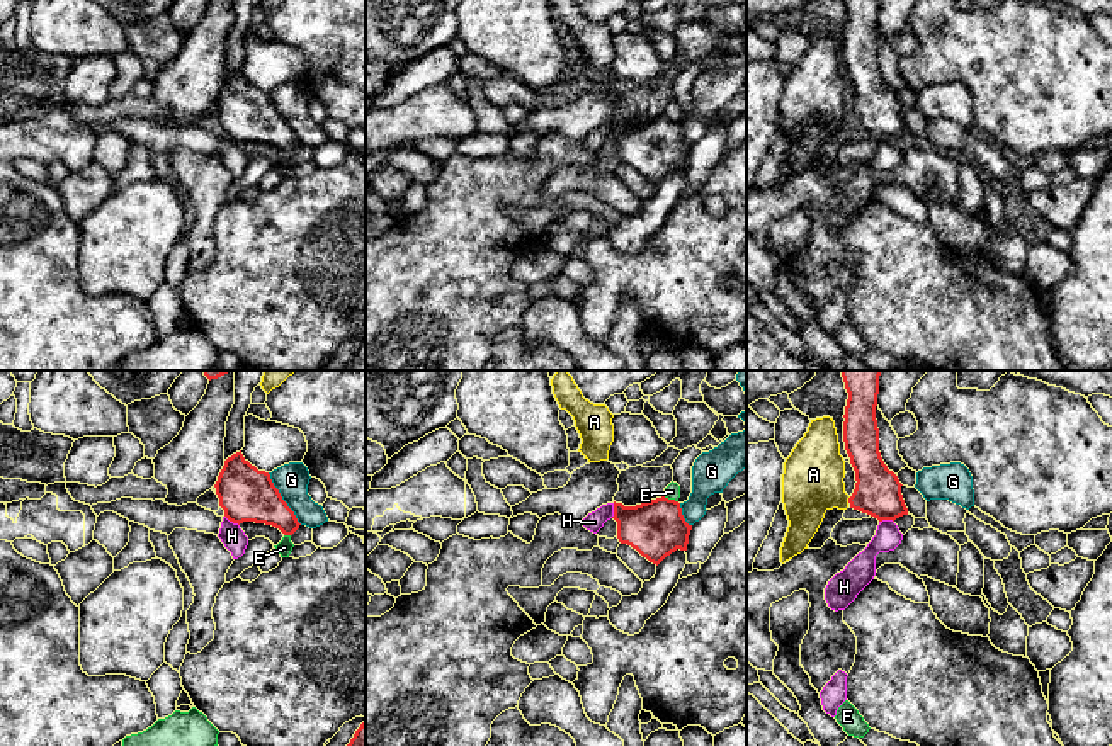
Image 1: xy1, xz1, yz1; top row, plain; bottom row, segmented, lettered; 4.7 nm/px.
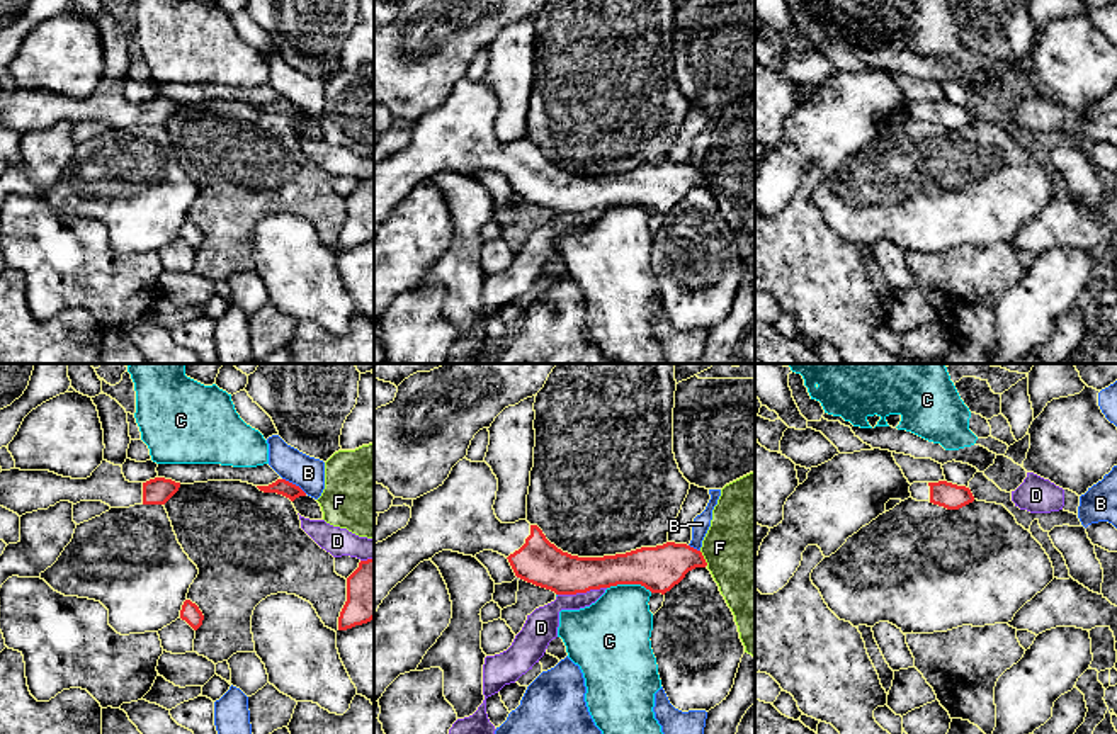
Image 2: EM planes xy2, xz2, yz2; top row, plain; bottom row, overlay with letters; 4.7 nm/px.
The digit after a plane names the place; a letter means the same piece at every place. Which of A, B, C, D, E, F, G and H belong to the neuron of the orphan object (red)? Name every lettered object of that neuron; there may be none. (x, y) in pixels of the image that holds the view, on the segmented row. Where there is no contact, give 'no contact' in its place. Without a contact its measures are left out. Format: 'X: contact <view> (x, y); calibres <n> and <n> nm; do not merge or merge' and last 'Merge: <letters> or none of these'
A: contact yz1 (849, 500); calibres 220 and 280 nm; do not merge
B: contact xy2 (294, 485); calibres 80 and 160 nm; do not merge
C: contact xz2 (629, 583); calibres 220 and 340 nm; do not merge
D: contact xz2 (582, 592); calibres 220 and 160 nm; do not merge
E: contact xz1 (670, 500); calibres 280 and 80 nm; do not merge
F: contact xz2 (703, 558); calibres 220 and 460 nm; do not merge
G: contact xy1 (281, 498); calibres 260 and 160 nm; do not merge
H: contact xy1 (232, 520); calibres 260 and 110 nm; do not merge
Merge: none of these

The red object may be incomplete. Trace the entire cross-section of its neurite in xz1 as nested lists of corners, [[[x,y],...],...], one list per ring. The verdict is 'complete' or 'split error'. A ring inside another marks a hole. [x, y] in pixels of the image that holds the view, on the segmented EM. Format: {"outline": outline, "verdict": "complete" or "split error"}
{"outline": [[[665,496],[624,506],[614,501],[617,539],[636,549],[653,564],[660,564],[677,549],[687,551],[692,525],[682,515],[680,503]]], "verdict": "complete"}

